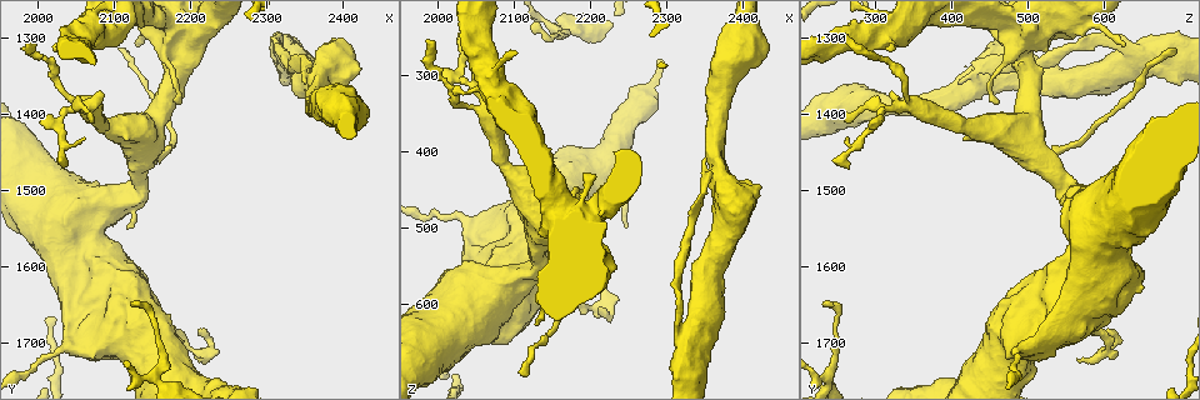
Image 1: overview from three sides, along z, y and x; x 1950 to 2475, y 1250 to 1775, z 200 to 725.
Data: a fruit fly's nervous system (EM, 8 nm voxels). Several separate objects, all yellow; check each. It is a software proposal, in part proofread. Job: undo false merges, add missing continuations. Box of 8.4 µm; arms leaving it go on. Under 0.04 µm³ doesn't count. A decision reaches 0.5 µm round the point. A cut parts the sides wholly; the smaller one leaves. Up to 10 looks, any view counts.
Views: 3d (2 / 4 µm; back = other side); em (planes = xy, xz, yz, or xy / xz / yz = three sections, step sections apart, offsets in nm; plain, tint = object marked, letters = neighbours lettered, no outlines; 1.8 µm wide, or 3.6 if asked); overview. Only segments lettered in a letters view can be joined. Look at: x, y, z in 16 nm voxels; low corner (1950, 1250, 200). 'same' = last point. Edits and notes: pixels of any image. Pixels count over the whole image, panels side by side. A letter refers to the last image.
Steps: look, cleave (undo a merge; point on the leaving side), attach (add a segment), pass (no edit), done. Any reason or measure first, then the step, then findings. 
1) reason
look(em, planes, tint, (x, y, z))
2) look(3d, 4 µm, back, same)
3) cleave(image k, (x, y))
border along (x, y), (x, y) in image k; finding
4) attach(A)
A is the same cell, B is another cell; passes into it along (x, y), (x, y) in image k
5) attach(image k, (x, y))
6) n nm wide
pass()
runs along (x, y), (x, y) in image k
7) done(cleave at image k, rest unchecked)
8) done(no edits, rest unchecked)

look(em, 3.6 µm, planes, tint, (2345, 1340, 630))

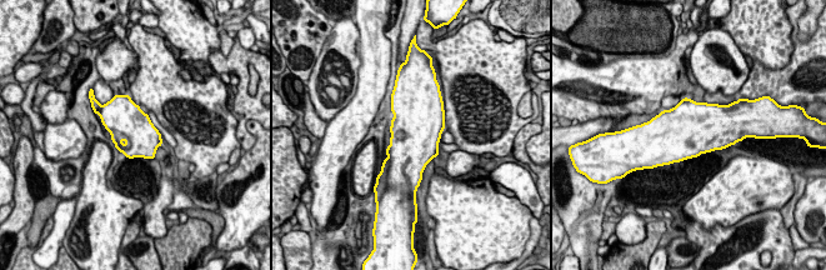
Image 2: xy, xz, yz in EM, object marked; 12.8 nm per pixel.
see the neighbours
look(em, 3.6 µm, planes, letters, same)

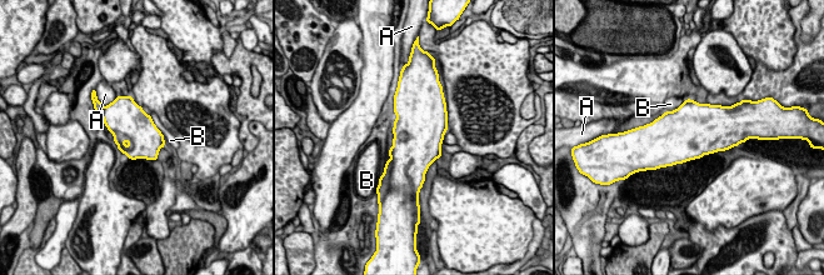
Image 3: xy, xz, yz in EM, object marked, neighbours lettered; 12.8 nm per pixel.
cleave(image 3, (384, 181))
A and B are other cells; border along (391, 160), (390, 173) in image 3; two cells meet here

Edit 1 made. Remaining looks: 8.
look(overview)

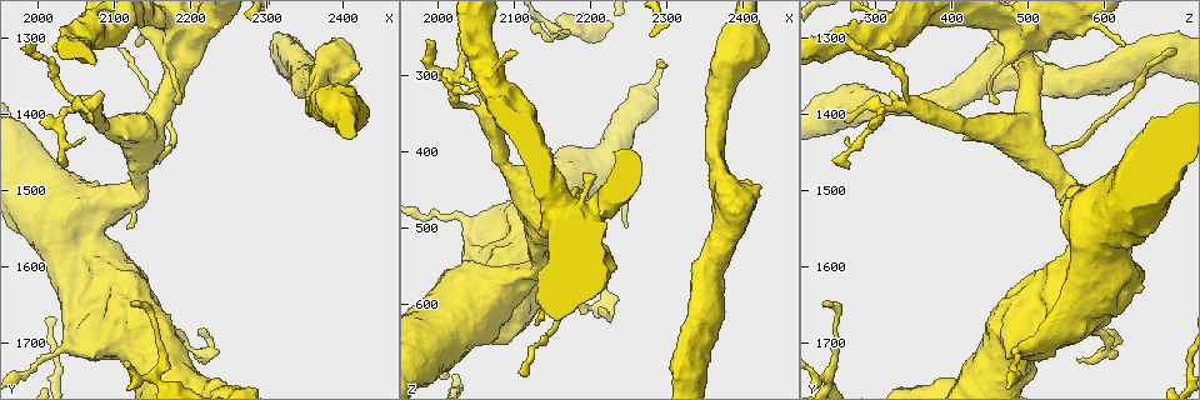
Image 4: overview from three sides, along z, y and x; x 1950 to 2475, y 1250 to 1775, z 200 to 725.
a fork
look(em, 3.6 µm, planes, letters, (2370, 1350, 440))

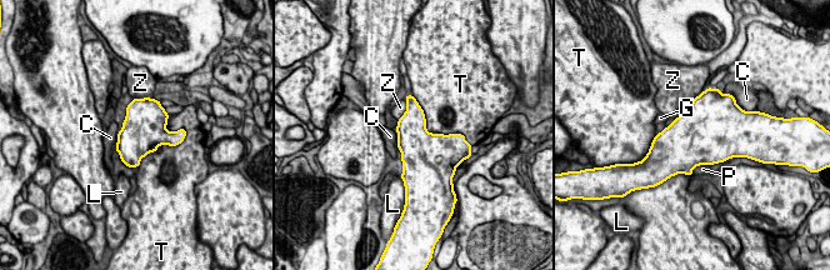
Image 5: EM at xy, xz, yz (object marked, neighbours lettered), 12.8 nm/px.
500 nm wide
pass()
C, G, L, P, T and Z are other cells; border along (411, 95), (429, 131), (456, 134) in image 5; all the same cell

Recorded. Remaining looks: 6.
thick end
look(3d, 2 µm, (2080, 1370, 320))

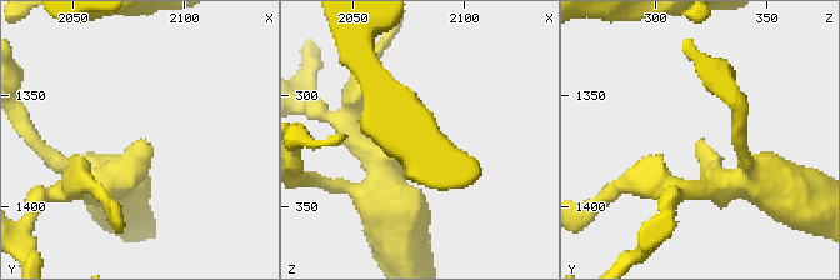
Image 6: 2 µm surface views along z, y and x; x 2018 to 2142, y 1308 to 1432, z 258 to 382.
need the tissue
look(em, planes, plain, (2083, 1372, 319))

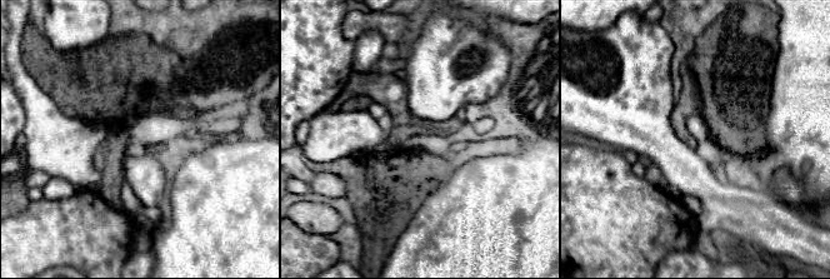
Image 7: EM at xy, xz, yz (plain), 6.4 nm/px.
look(em, planes, letters, same)

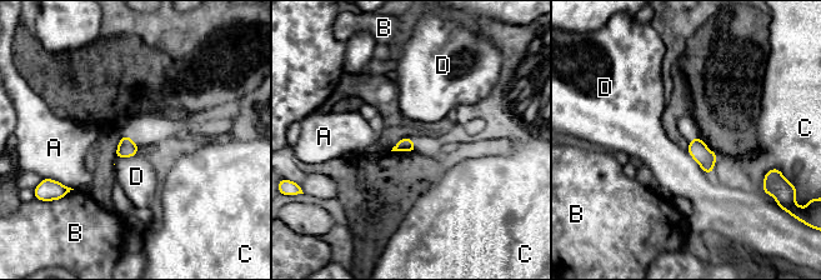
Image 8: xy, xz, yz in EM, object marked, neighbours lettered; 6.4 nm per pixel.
D touches over 240 nm
pass()
A, B, C and D are other cells; border along (686, 150), (711, 175) in image 8; no lettered segment goes on from it

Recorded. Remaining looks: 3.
sudden change in width
look(em, 3.6 µm, xy, step 16, tint, (2170, 1315, 480))

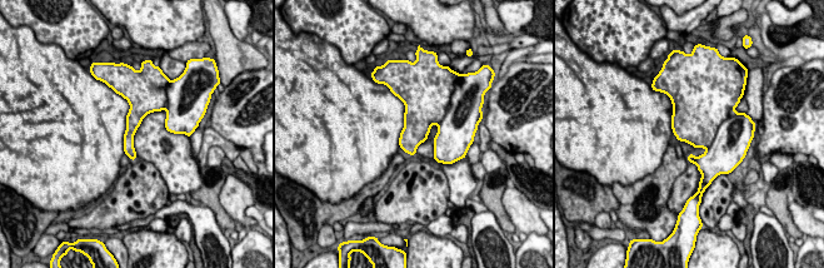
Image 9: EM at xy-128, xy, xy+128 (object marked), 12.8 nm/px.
look(em, 3.6 µm, xy, step 16, letters, same)

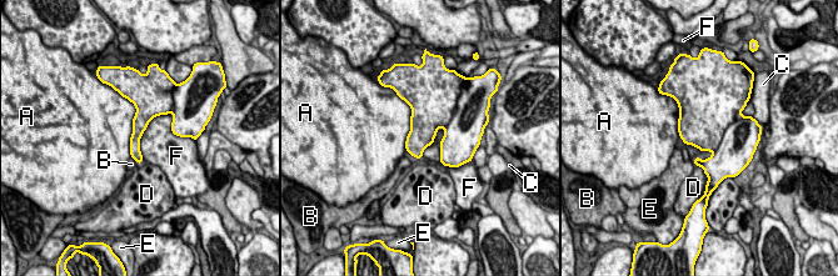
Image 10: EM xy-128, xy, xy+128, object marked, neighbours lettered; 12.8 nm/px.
cleave(image 10, (704, 130))
A, B, C, D, E and F are other cells; the part that leaves runs along (138, 103), (139, 159) in image 10; a second cell is stuck on

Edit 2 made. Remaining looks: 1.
done(cleave at image 3, cleave at image 10, rest unchecked)

